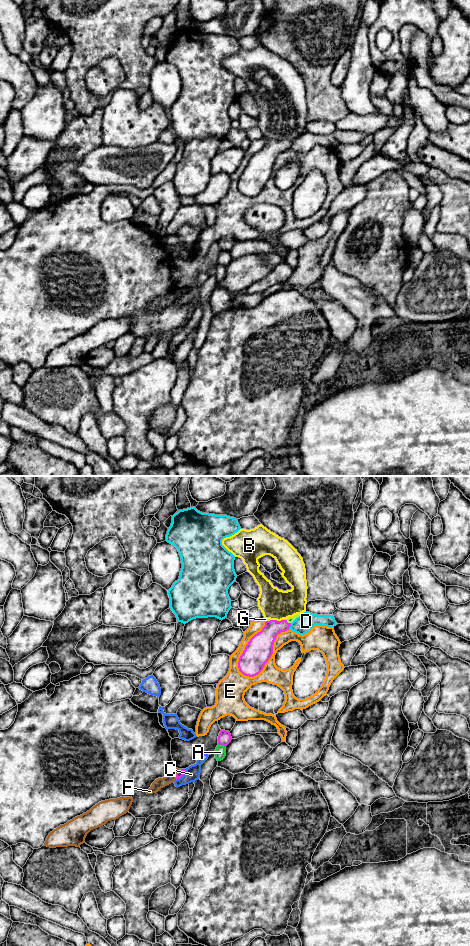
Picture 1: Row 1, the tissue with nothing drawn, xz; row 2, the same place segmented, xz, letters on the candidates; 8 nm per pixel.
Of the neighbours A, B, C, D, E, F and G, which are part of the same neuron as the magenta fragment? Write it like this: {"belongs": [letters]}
{"belongs": ["G"]}

